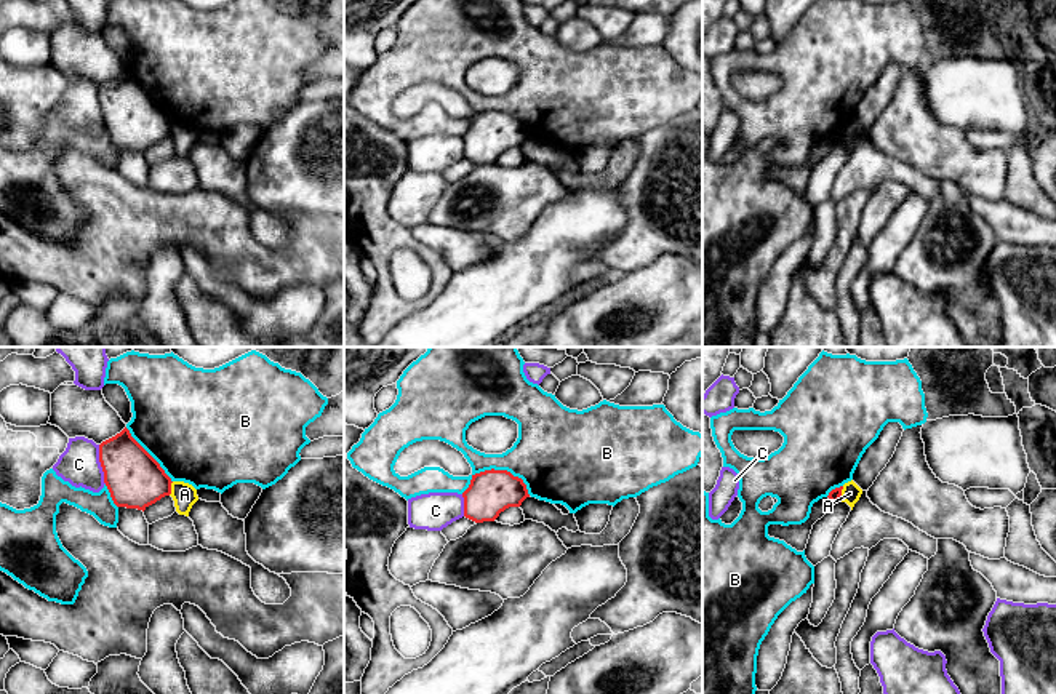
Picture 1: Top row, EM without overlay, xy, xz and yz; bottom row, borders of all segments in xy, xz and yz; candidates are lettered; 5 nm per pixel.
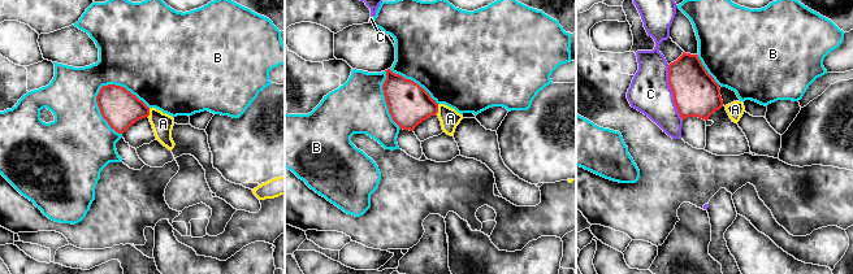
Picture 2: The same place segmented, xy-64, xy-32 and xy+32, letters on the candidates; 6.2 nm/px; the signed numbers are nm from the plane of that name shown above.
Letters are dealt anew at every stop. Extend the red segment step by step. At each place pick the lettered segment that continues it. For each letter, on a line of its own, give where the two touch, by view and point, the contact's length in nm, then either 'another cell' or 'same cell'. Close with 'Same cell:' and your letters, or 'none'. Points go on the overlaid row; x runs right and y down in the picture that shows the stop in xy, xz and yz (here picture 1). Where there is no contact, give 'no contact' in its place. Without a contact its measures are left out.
A: meets red in xy at (170, 488); contact 80 nm long; another cell
B: meets red in xz at (496, 470); contact 360 nm long; another cell
C: meets red in xy at (101, 464); contact 200 nm long; another cell
Same cell: none

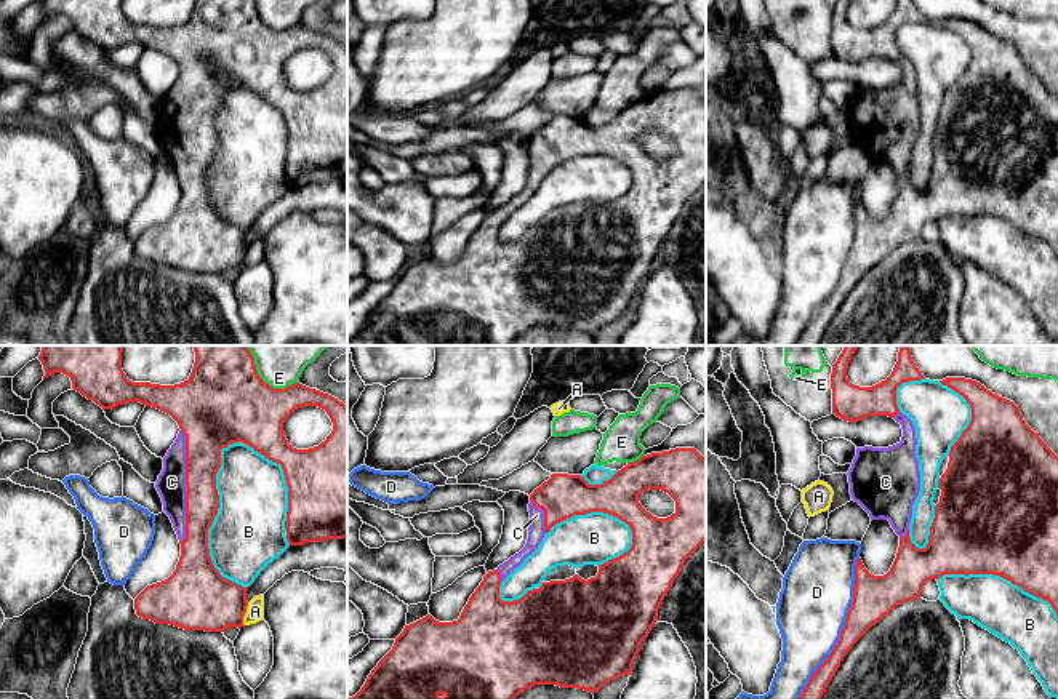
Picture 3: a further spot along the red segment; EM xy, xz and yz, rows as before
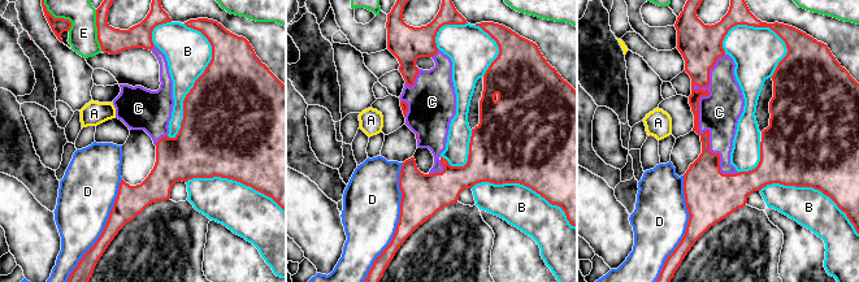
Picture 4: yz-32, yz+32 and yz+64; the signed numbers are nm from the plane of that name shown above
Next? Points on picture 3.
A: meets red in xy at (244, 615); contact 120 nm long; another cell
B: meets red in xy at (215, 515); contact 750 nm long; another cell
C: meets red in xy at (186, 487); contact 550 nm long; same cell
D: meets red in yz at (844, 627); contact 750 nm long; another cell
E: meets red in xy at (261, 379); contact 320 nm long; another cell
Same cell: C

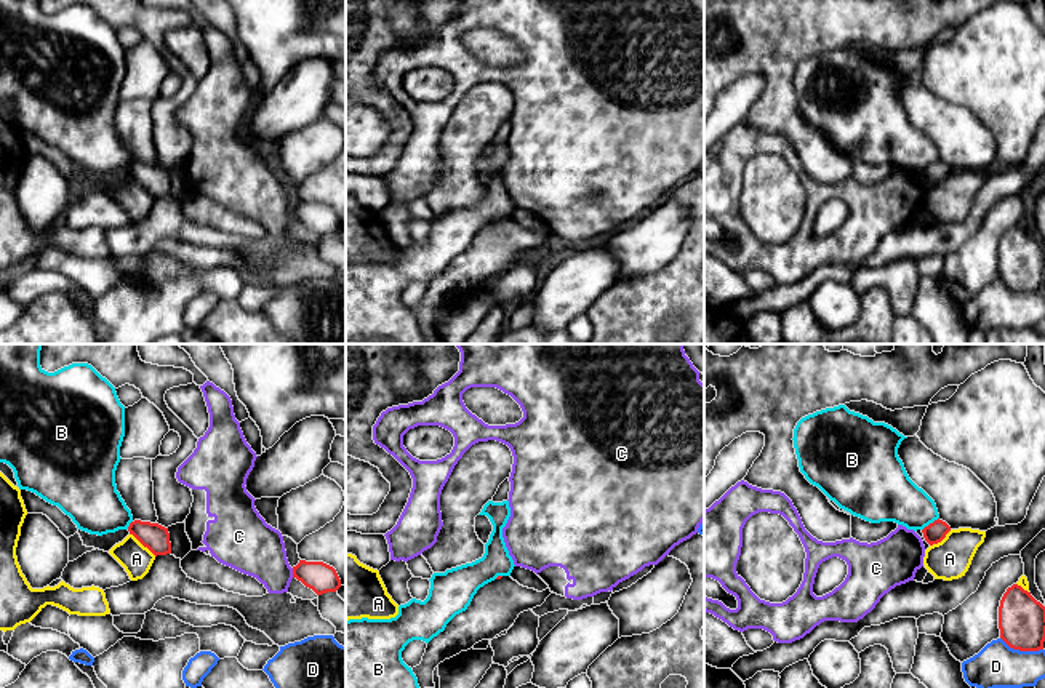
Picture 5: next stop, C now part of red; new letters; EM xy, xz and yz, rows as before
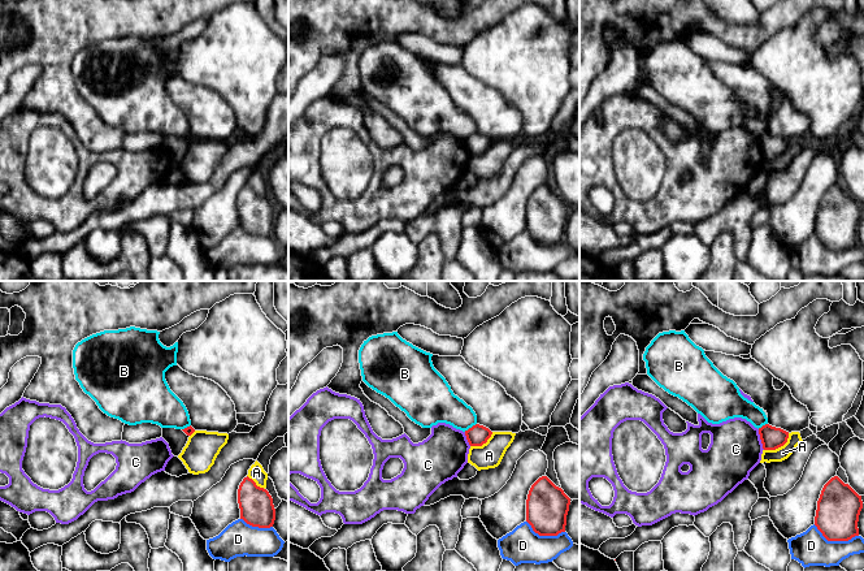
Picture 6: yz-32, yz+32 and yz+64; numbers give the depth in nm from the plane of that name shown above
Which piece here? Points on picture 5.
A: meets red in xy at (143, 544); contact 180 nm long; another cell
B: meets red in yz at (930, 524); contact 110 nm long; another cell
C: meets red in xy at (293, 573); contact 50 nm long; another cell
D: meets red in yz at (1021, 650); contact 220 nm long; another cell
Same cell: none

